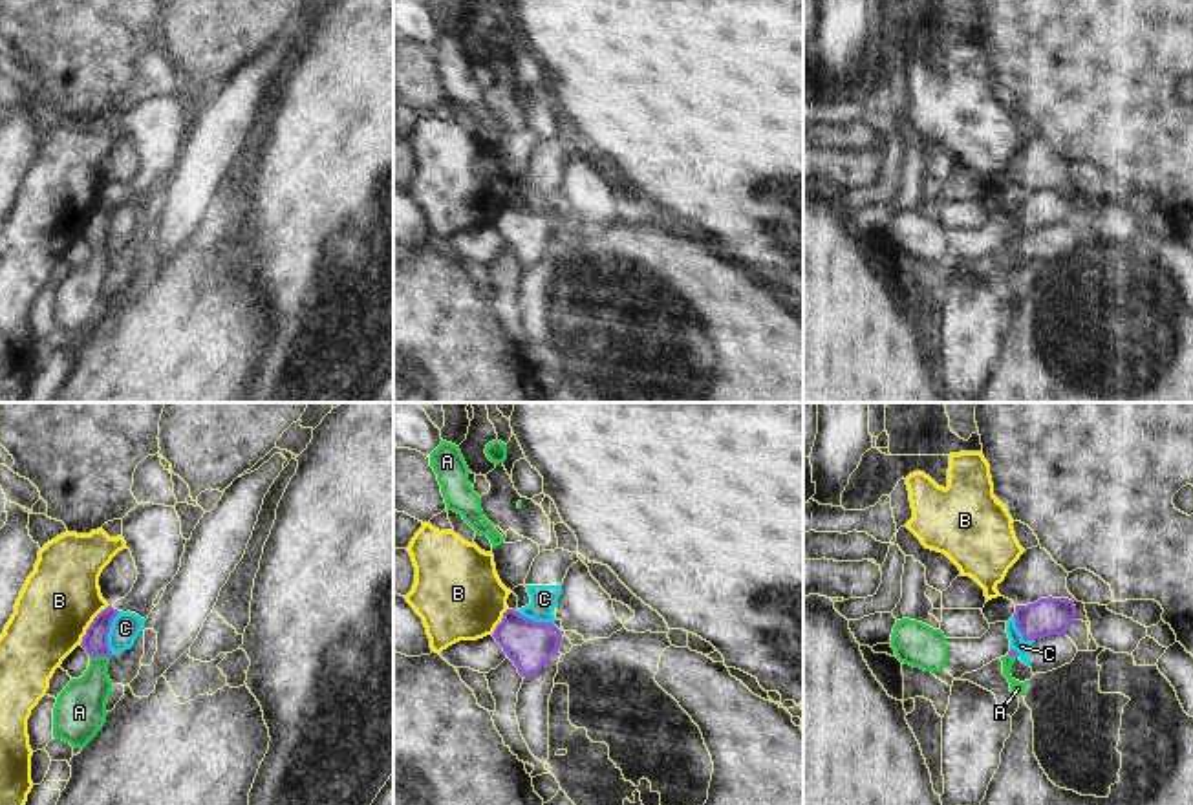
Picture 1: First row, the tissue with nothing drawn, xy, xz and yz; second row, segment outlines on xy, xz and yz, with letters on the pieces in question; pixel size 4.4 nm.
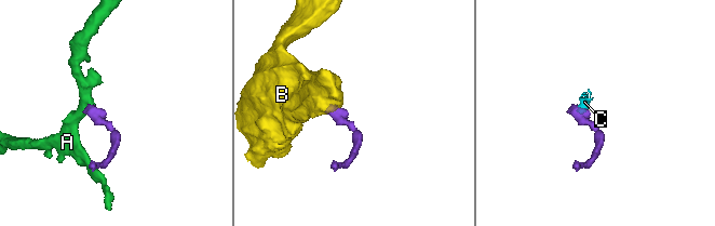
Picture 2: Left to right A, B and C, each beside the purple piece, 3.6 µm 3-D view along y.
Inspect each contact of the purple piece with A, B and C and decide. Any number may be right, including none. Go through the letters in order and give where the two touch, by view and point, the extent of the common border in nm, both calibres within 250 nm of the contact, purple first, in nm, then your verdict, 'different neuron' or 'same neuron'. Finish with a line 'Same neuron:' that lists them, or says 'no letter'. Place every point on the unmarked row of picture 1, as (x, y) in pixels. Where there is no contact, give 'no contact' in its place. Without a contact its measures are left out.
A: meets purple in xy at (101, 246); contact 100 nm long; 110 nm thick on the purple side, 220 nm on the other; same neuron
B: meets purple in xy at (90, 214); contact 220 nm long; 110 nm thick on the purple side, 340 nm on the other; different neuron
C: meets purple in xy at (108, 222); contact 200 nm long; 110 nm thick on the purple side, 130 nm on the other; different neuron
Same neuron: A

